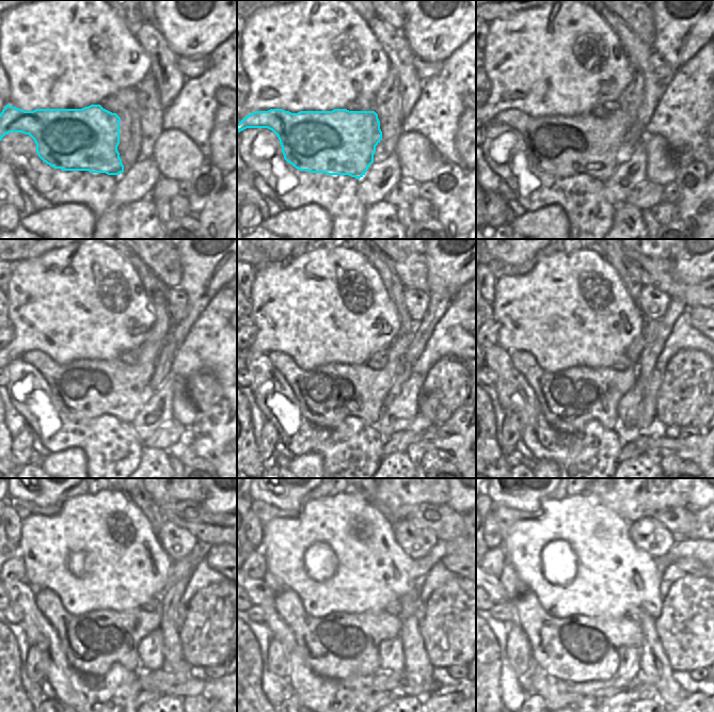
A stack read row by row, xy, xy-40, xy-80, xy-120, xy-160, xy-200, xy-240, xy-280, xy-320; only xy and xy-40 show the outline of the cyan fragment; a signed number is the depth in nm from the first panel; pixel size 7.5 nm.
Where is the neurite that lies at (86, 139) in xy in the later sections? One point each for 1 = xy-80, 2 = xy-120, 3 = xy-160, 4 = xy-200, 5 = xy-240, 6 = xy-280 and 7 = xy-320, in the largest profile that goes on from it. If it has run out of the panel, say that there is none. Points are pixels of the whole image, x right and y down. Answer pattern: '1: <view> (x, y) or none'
1: xy-80 (559, 145)
2: xy-120 (86, 388)
3: xy-160 (328, 394)
4: xy-200 (569, 399)
5: xy-240 (92, 642)
6: xy-280 (340, 645)
7: xy-320 (577, 648)

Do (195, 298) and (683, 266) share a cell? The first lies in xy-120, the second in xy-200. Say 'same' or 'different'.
same

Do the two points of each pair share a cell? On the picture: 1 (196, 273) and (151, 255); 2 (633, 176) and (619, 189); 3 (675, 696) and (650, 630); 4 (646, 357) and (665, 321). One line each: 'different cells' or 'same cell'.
1: different cells
2: same cell
3: same cell
4: same cell

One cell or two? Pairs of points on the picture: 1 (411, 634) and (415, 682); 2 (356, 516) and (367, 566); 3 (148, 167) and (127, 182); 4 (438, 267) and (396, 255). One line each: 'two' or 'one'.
1: two
2: one
3: one
4: two

